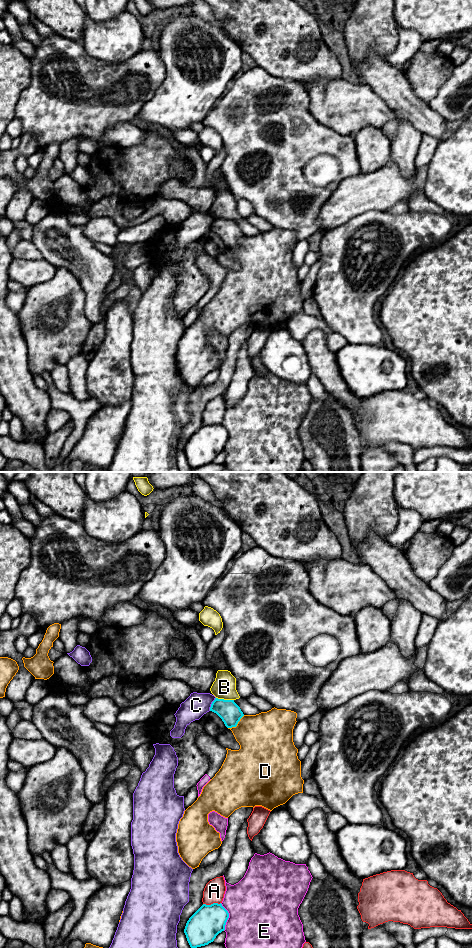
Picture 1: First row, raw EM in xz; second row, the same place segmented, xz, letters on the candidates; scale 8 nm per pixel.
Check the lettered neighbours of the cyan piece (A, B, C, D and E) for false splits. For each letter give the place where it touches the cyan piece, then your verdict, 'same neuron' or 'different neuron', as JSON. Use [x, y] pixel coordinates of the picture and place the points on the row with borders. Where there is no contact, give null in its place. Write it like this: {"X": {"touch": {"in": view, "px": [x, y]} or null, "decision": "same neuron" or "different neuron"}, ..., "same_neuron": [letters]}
{"A": {"touch": {"in": "xz", "px": [211, 904]}, "decision": "different neuron"}, "B": {"touch": {"in": "xz", "px": [225, 700]}, "decision": "different neuron"}, "C": {"touch": {"in": "xz", "px": [211, 704]}, "decision": "different neuron"}, "D": {"touch": {"in": "xz", "px": [237, 723]}, "decision": "different neuron"}, "E": {"touch": {"in": "xz", "px": [228, 917]}, "decision": "different neuron"}, "same_neuron": []}

